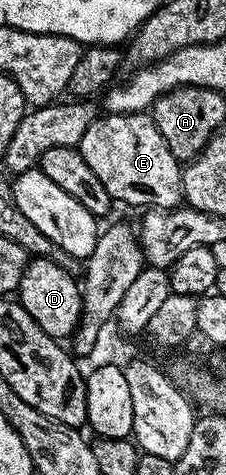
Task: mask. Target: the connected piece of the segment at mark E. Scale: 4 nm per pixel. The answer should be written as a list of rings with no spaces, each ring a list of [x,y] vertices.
[[[124,112],[122,116],[114,116],[112,114],[98,115],[91,126],[87,126],[87,134],[83,134],[79,145],[79,151],[83,154],[83,158],[87,162],[87,166],[91,166],[91,170],[95,170],[95,174],[103,182],[103,186],[107,186],[107,194],[111,194],[114,201],[125,204],[149,204],[145,206],[156,206],[161,210],[176,208],[182,203],[183,197],[181,194],[181,170],[182,165],[171,154],[171,150],[167,146],[167,142],[163,142],[163,138],[159,134],[159,130],[155,126],[152,115],[144,112]]]

